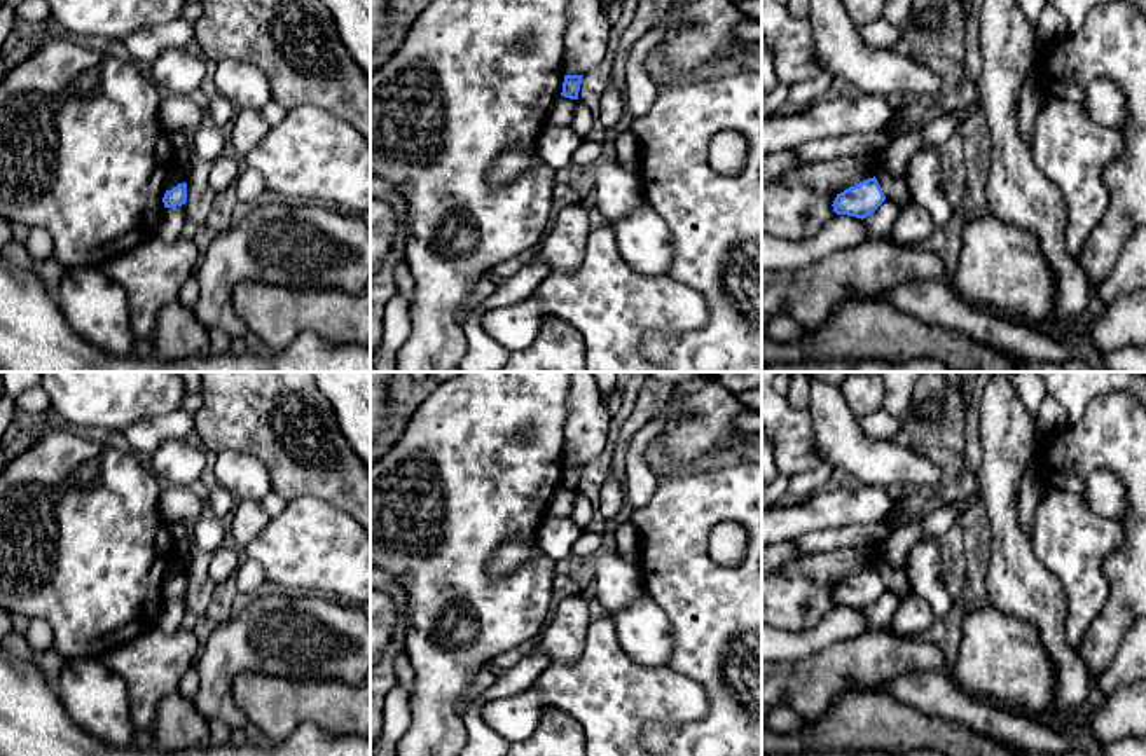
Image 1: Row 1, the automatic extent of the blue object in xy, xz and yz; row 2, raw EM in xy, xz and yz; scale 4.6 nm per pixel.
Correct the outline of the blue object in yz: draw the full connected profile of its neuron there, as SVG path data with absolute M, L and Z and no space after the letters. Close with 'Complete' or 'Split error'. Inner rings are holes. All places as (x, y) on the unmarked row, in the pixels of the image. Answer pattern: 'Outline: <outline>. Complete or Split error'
Outline: M873 567L837 585L832 597L837 606L847 606L863 611L872 606L884 592L886 587Z. Complete

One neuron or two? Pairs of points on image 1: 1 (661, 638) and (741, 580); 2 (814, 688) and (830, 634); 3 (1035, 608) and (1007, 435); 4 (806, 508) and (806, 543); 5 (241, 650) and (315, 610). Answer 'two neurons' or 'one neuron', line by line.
1: two neurons
2: two neurons
3: one neuron
4: two neurons
5: one neuron

